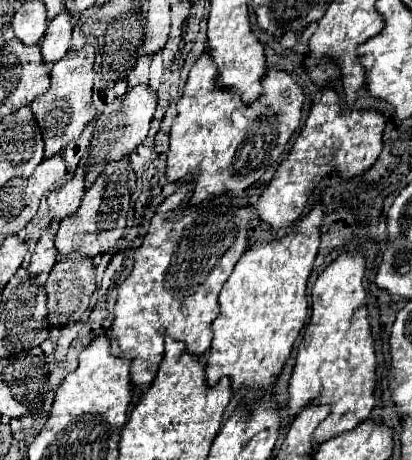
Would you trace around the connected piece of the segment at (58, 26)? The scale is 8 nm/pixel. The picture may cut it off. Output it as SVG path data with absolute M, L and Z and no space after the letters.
M60 12L50 24L40 42L42 62L52 68L58 60L62 60L70 50L70 36L72 36L72 18L66 12Z

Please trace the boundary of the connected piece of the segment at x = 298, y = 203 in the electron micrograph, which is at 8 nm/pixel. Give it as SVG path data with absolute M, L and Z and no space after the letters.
M328 86L318 104L312 106L310 116L294 142L294 148L280 164L272 182L266 186L258 200L258 216L274 230L290 226L300 218L308 198L308 184L316 184L324 174L338 170L340 176L350 178L368 170L382 150L382 130L386 118L380 110L354 110L344 108L338 92Z

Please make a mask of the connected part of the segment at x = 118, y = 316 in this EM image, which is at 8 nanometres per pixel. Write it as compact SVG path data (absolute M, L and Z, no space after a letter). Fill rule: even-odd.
M180 184L178 190L156 208L148 234L144 236L142 246L134 254L134 268L118 288L112 324L112 352L114 356L132 360L130 376L140 390L148 388L150 382L154 380L164 356L164 340L168 336L186 342L188 352L198 356L210 348L212 322L218 316L218 292L222 284L228 280L238 258L248 248L248 224L250 224L250 206L240 208L214 202L188 204L188 184ZM176 206L186 206L180 210L178 220Z

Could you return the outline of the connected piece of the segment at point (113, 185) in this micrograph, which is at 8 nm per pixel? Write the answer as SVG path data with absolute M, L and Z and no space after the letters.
M128 158L110 164L98 176L98 180L86 190L80 202L80 208L72 216L60 222L60 228L54 240L58 256L78 252L88 258L94 258L96 254L104 254L110 248L114 248L116 242L122 238L124 228L110 228L110 226L126 226L126 212L128 212L128 202L130 202L134 182L136 182L136 176L128 164Z

